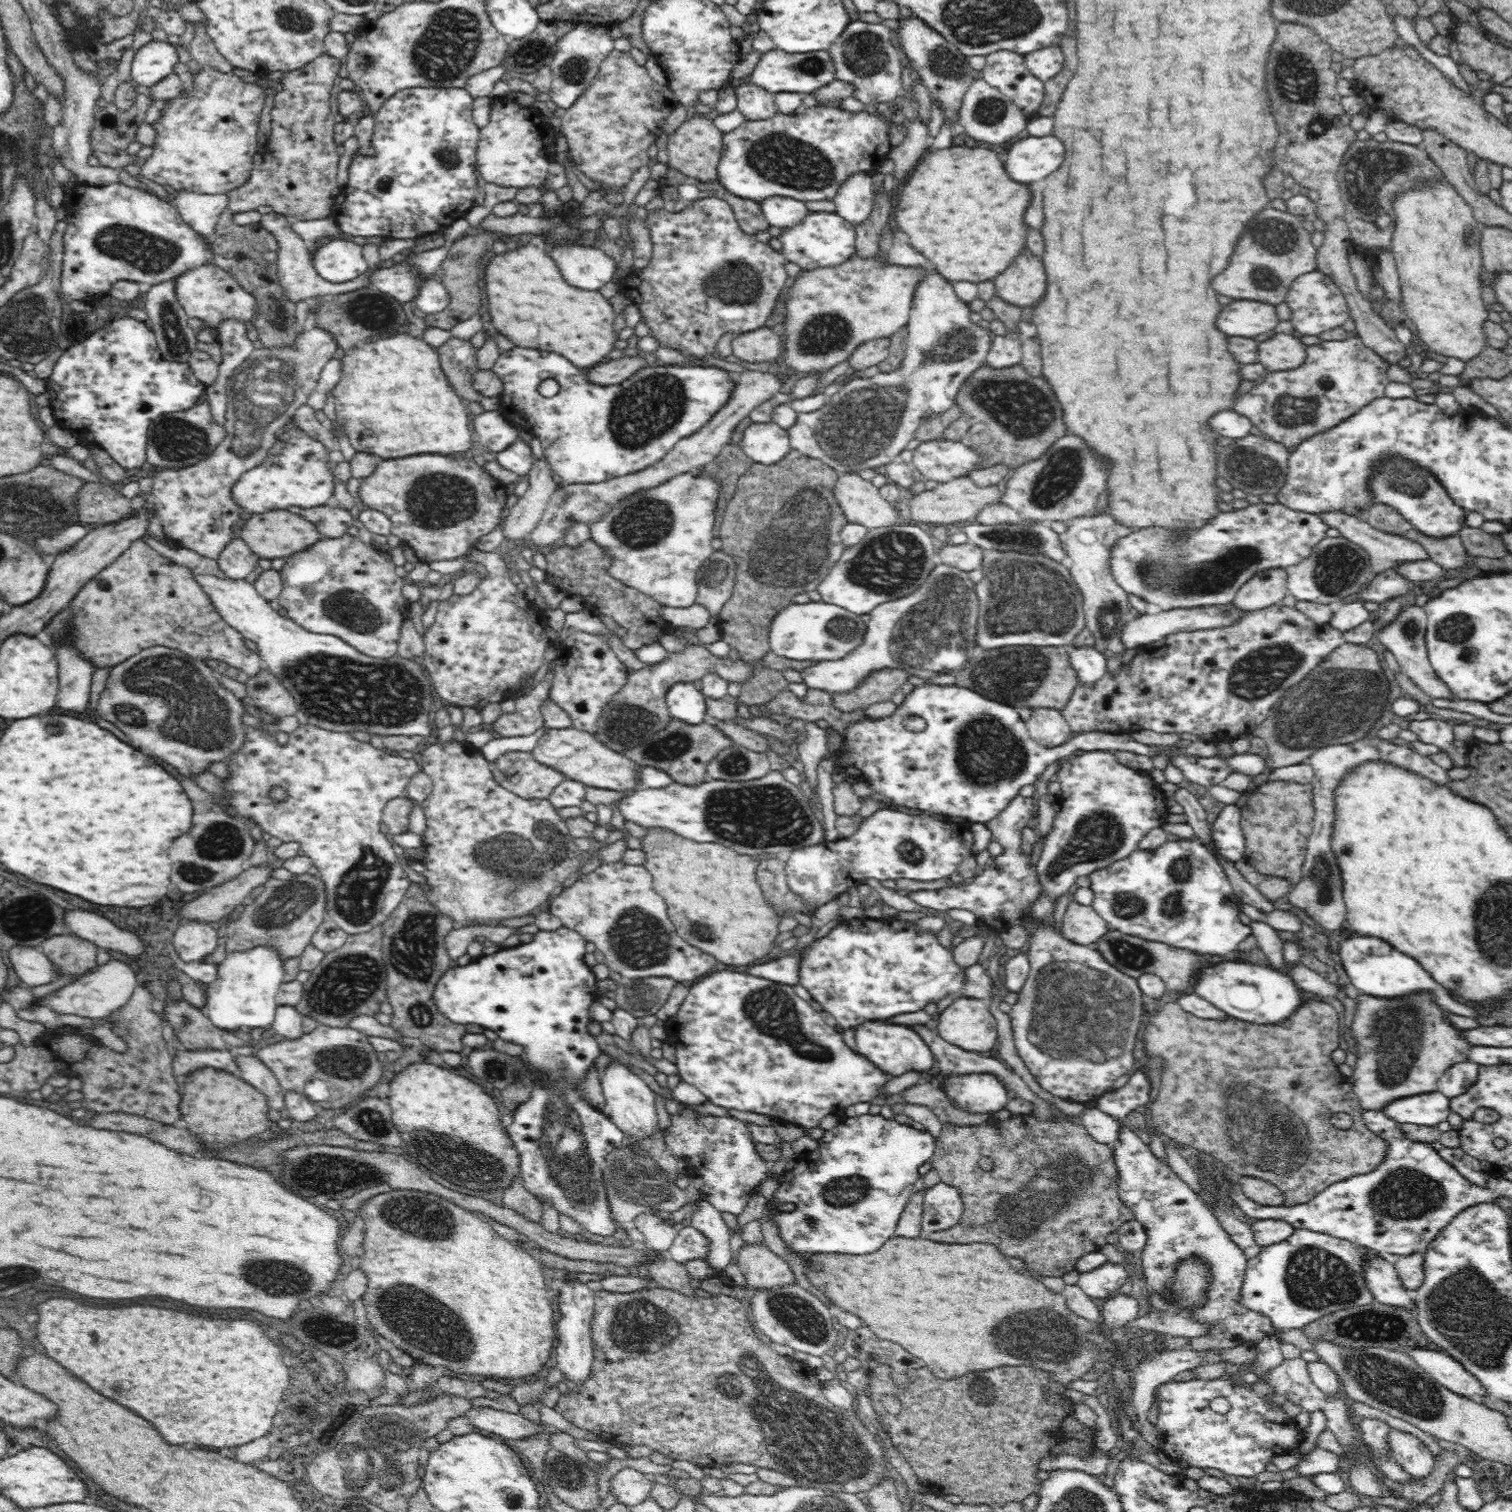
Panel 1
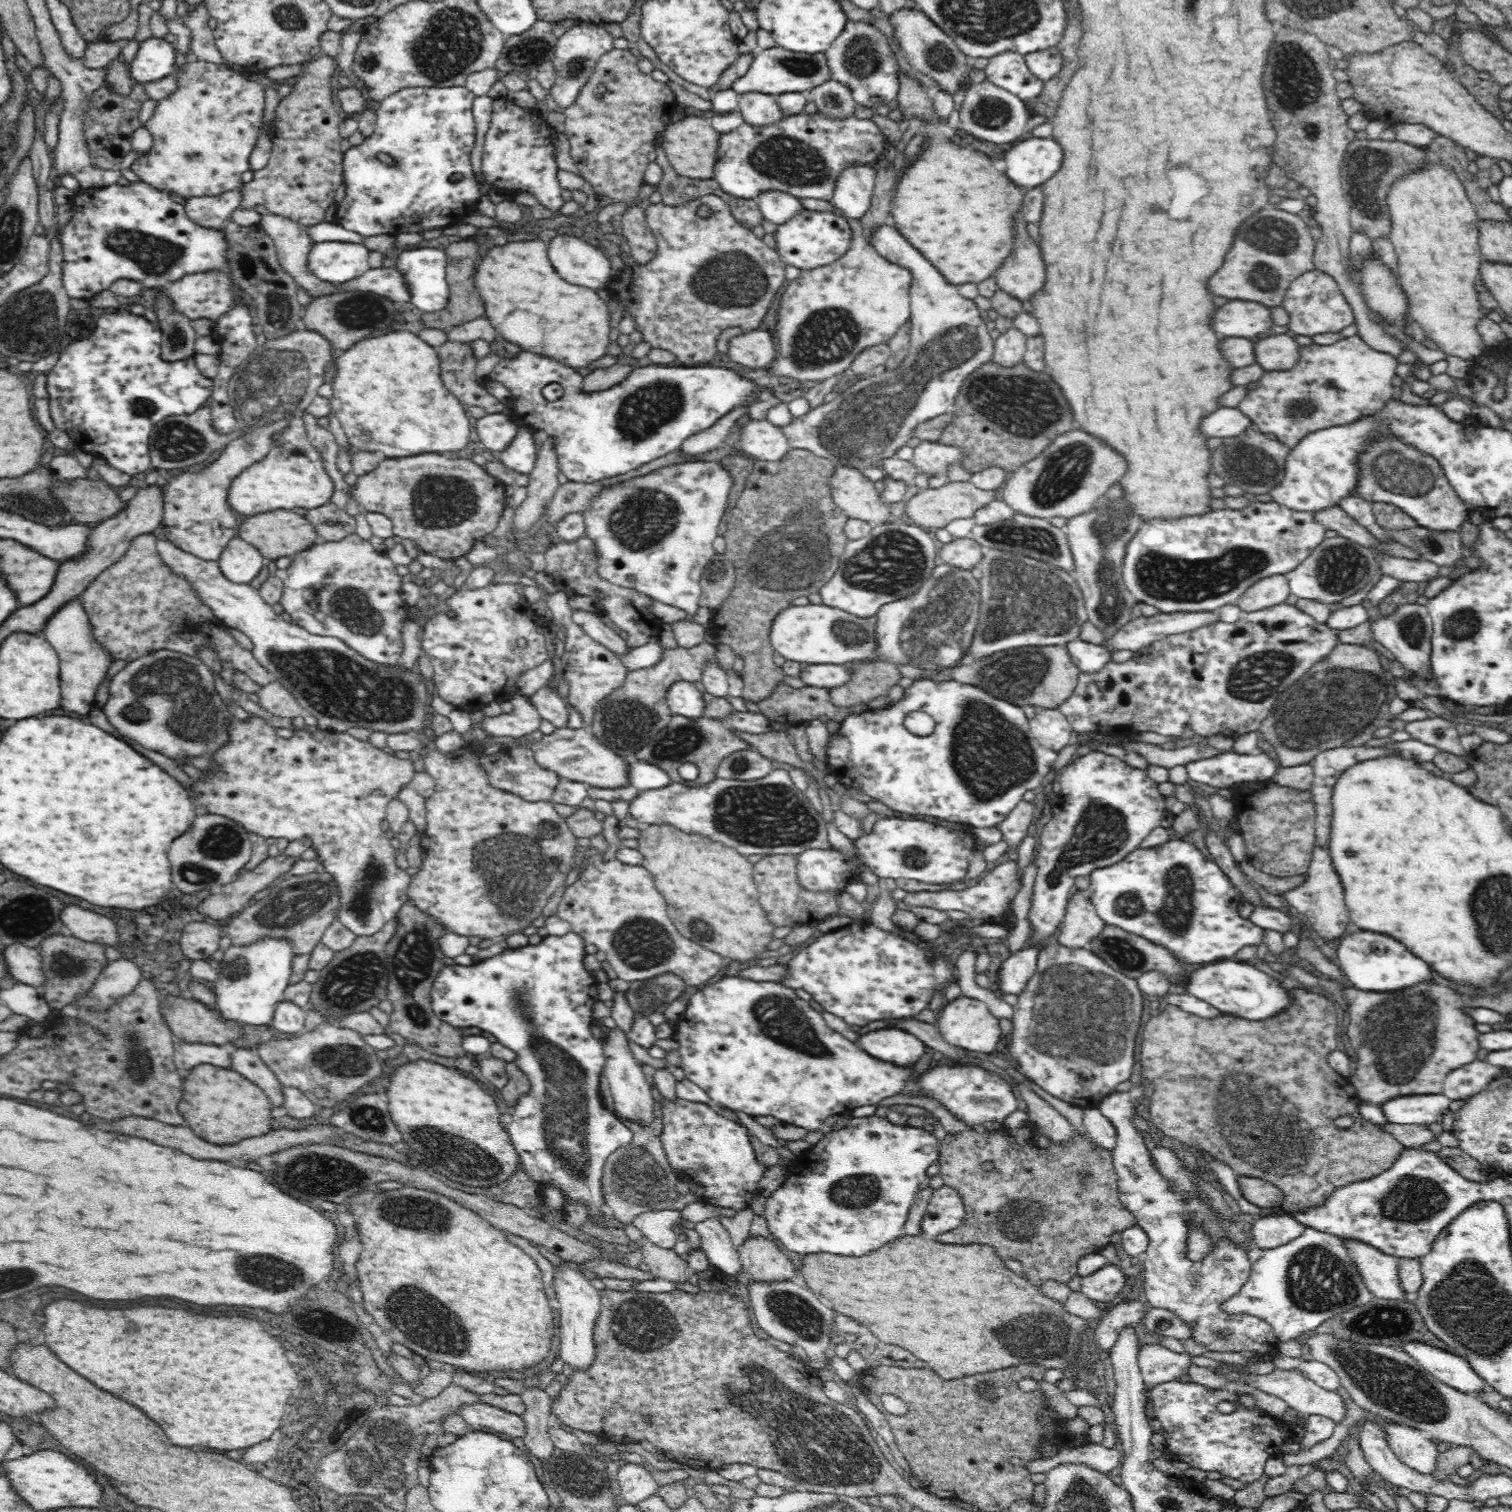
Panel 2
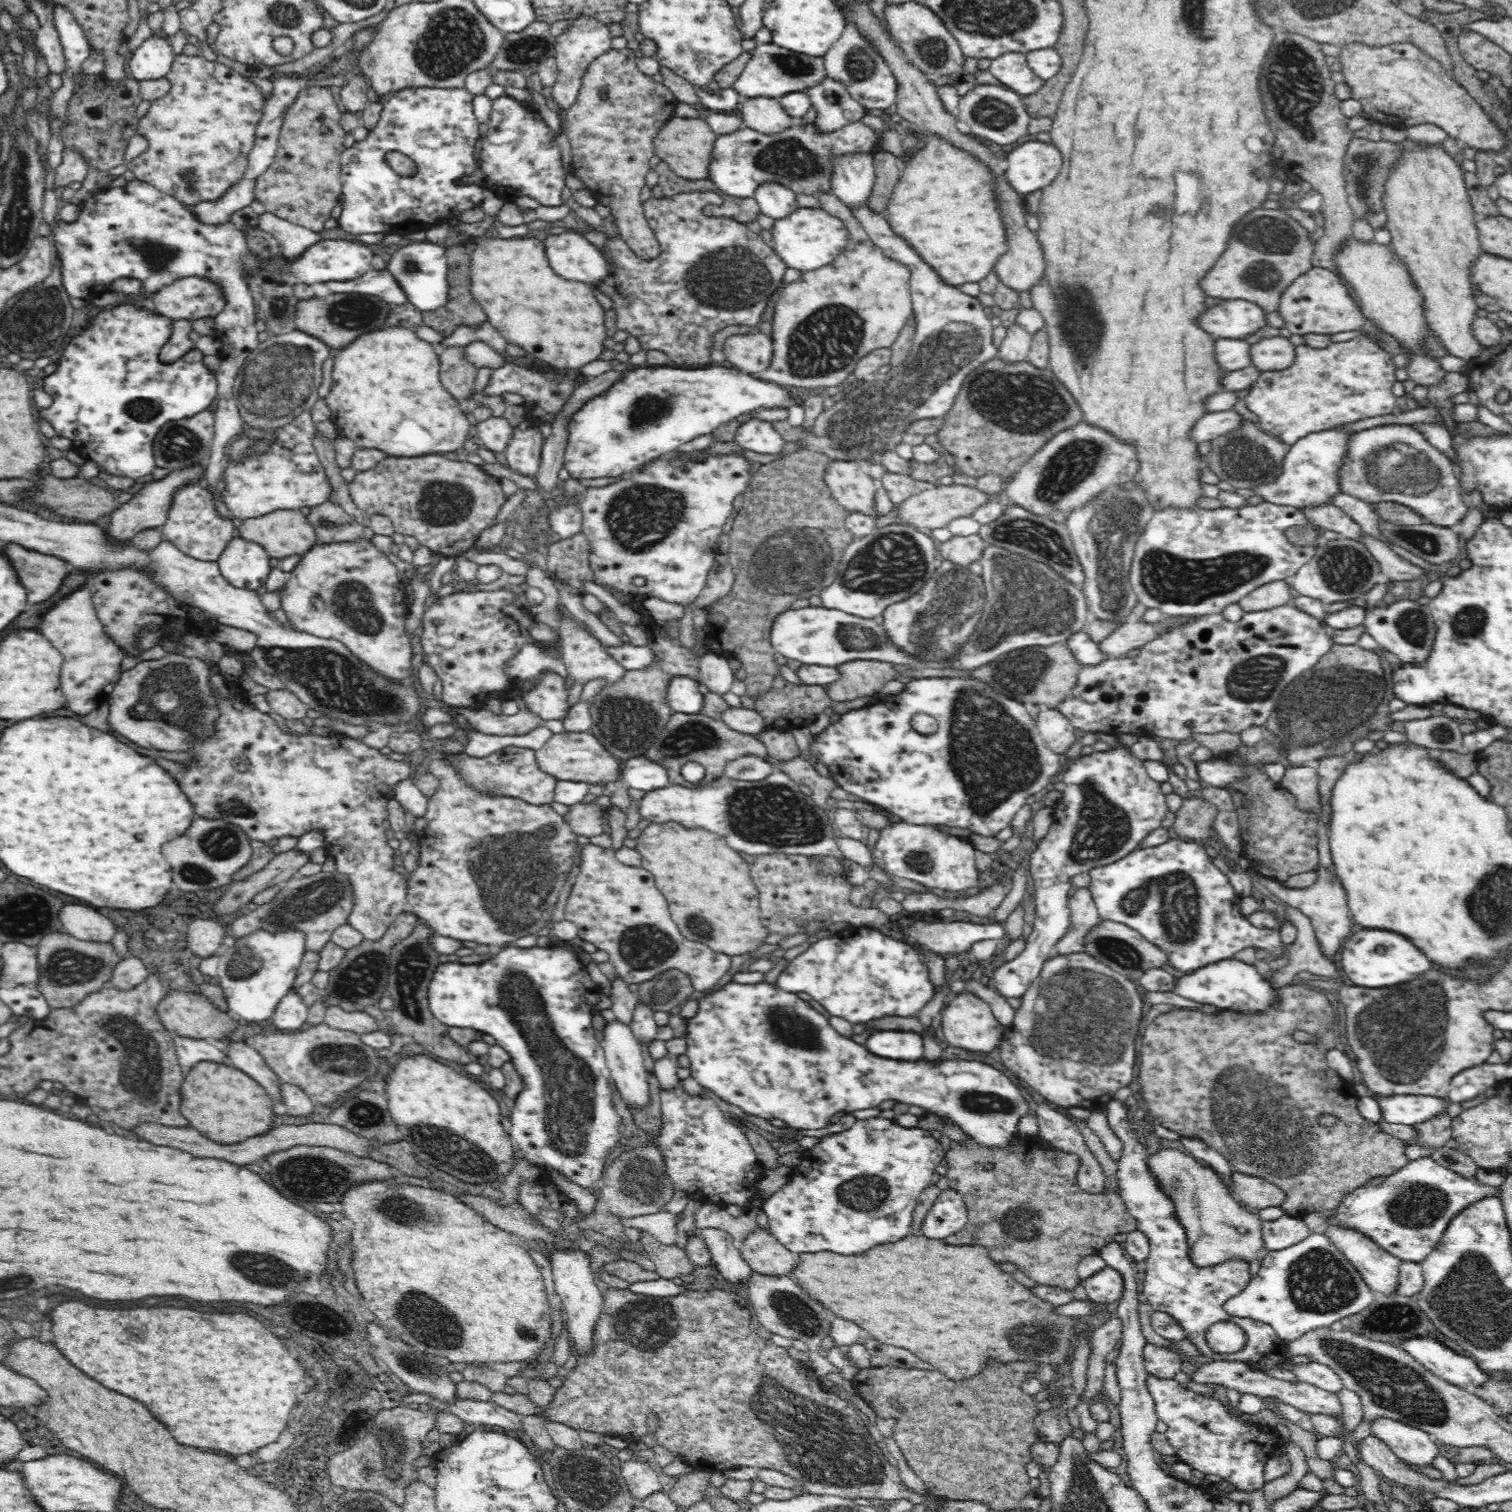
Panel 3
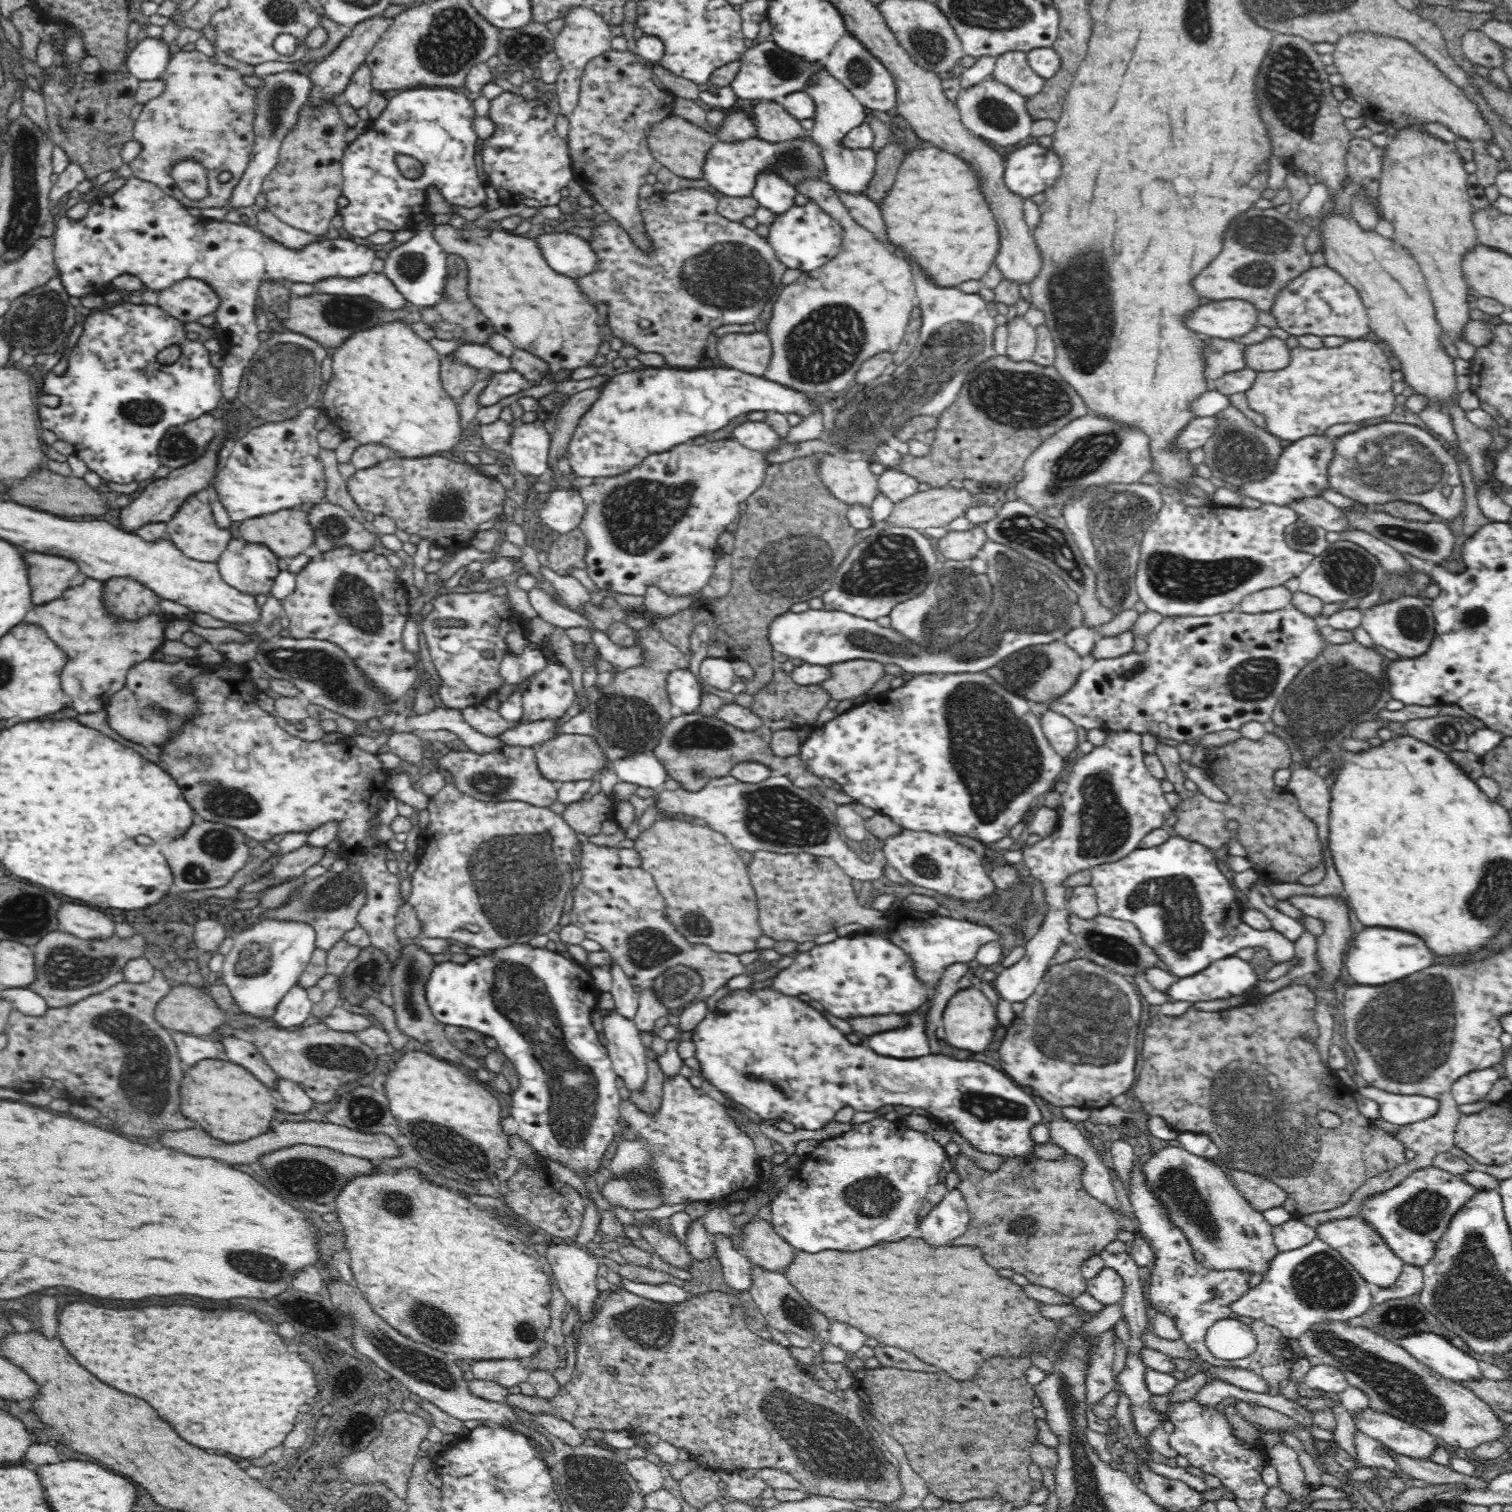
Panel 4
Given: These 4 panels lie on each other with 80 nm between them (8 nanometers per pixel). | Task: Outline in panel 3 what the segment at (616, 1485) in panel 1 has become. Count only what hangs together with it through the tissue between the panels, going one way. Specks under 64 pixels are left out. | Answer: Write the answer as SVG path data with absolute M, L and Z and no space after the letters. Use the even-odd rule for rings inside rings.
M644 1460L624 1461L620 1465L620 1472L627 1481L631 1496L637 1501L643 1502L648 1496L663 1491L659 1474Z

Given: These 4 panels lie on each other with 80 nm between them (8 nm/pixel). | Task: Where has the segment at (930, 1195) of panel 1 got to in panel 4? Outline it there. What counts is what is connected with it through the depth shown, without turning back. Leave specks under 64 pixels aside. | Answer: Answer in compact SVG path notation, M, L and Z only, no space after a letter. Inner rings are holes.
M958 1189L948 1190L938 1204L919 1219L921 1238L934 1246L948 1246L964 1234L970 1222L964 1195Z

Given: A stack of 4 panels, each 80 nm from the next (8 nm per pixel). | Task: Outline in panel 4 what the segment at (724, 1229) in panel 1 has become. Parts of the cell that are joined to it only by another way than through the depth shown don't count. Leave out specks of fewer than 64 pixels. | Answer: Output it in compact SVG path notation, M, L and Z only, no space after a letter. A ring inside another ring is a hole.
M711 1234L714 1250L720 1261L723 1280L730 1288L746 1292L752 1285L752 1267L750 1260L741 1251L734 1248L726 1234Z

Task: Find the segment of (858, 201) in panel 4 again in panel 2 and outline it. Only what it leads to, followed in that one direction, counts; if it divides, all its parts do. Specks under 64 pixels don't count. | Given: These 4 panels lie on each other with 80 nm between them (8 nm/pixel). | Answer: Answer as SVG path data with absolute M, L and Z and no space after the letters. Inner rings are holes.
M892 226L874 227L871 232L871 244L880 256L904 268L910 268L911 273L914 274L909 290L912 327L909 332L908 356L896 369L890 369L876 376L864 376L862 382L850 382L850 386L846 384L845 389L838 390L837 397L830 398L830 402L822 402L818 408L781 427L794 450L810 450L816 456L826 458L826 462L833 463L834 467L860 468L862 473L870 466L881 467L886 458L894 457L902 446L906 446L910 438L914 438L914 428L920 422L926 422L945 412L954 412L955 402L964 379L978 367L992 361L995 342L973 299L964 298L957 285L946 282L944 276L938 274L938 270L908 240L904 240L900 232L896 232ZM904 244L906 244L906 254L896 254L904 248Z

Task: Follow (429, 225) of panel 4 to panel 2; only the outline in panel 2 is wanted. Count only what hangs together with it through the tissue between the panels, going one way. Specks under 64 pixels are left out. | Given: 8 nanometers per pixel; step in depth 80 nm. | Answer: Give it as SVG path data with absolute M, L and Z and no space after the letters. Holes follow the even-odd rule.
M414 246L398 254L395 266L404 273L412 304L422 312L438 312L447 305L446 264L445 249Z

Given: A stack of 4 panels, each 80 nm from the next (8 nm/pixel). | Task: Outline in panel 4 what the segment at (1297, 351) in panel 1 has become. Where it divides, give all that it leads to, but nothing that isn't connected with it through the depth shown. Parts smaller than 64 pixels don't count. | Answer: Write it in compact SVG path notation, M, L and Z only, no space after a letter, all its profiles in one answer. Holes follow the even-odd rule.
M1274 336L1256 345L1248 345L1245 350L1247 366L1258 372L1285 369L1291 358L1291 350L1284 339Z

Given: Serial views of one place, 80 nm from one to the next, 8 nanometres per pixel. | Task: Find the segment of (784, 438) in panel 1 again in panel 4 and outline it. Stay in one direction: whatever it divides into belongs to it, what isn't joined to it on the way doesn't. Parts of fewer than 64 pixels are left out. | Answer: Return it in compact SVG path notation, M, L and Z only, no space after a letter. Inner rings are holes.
M746 421L736 426L731 433L740 445L755 452L770 452L780 446L779 434L764 421Z

